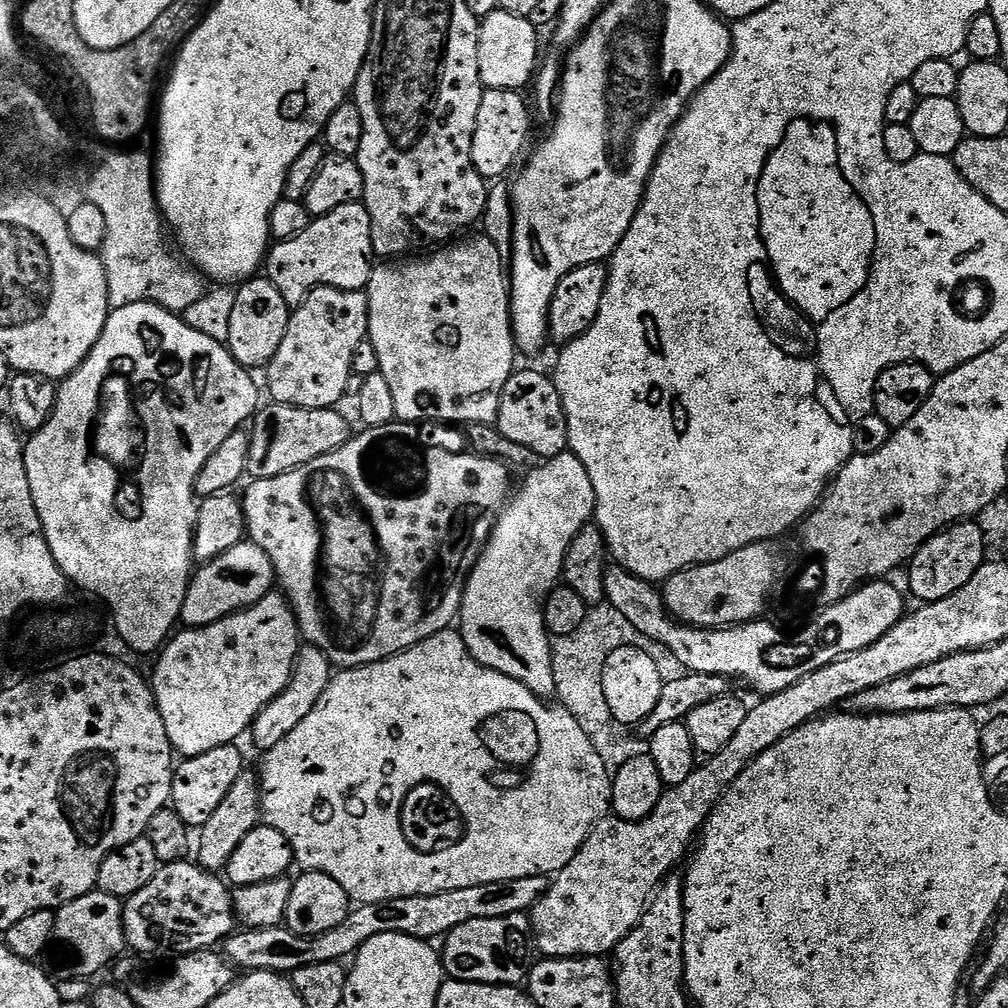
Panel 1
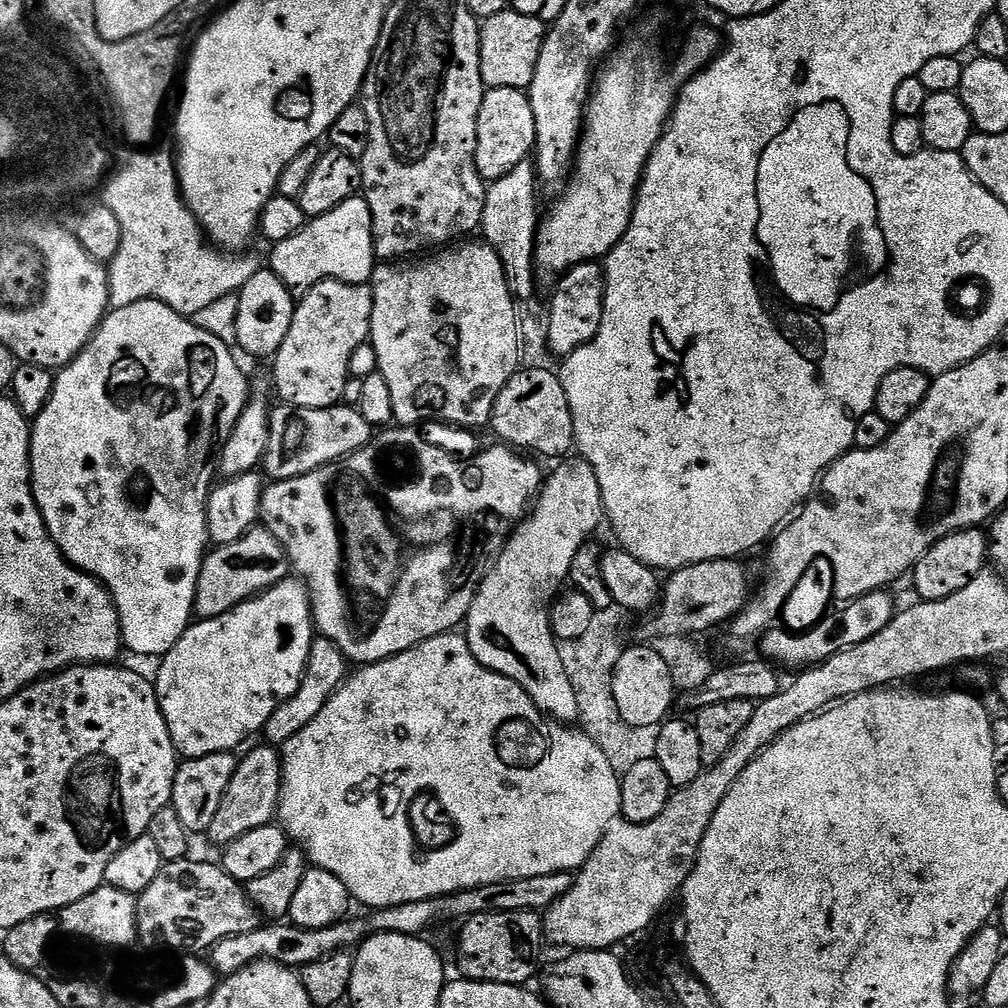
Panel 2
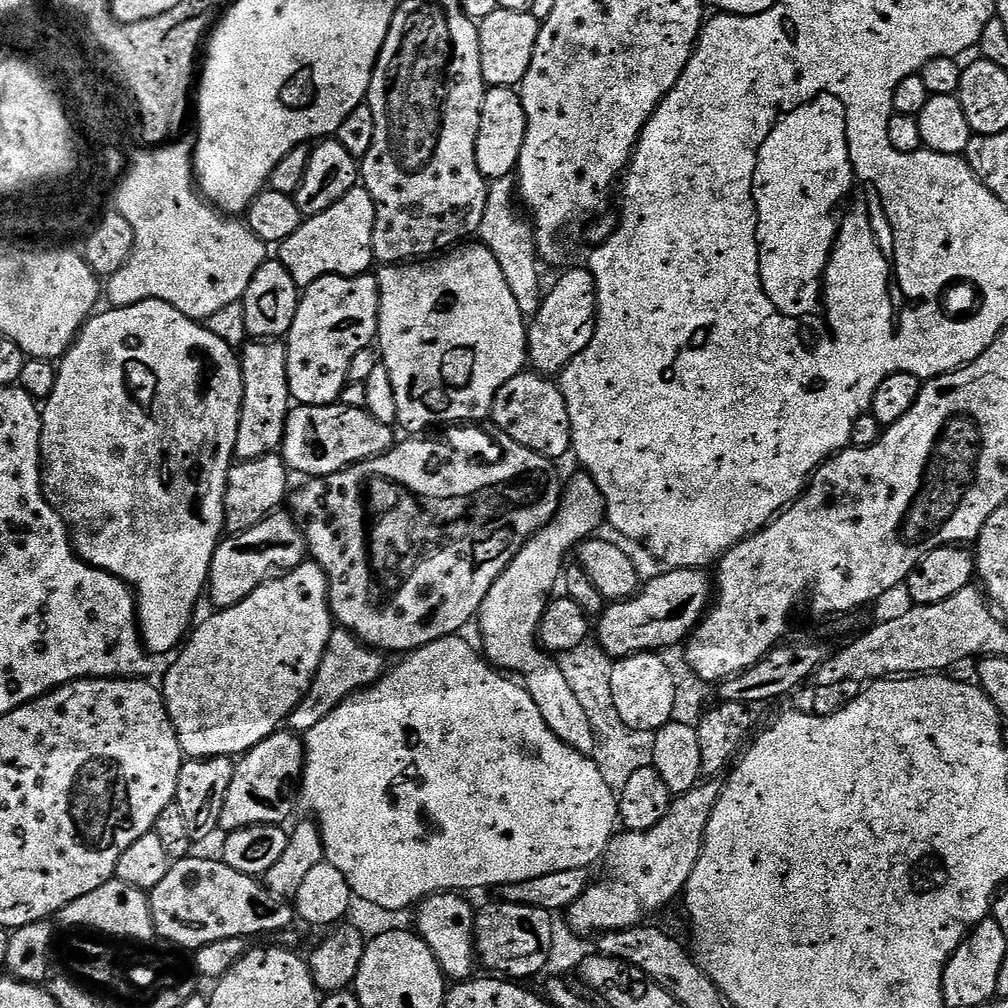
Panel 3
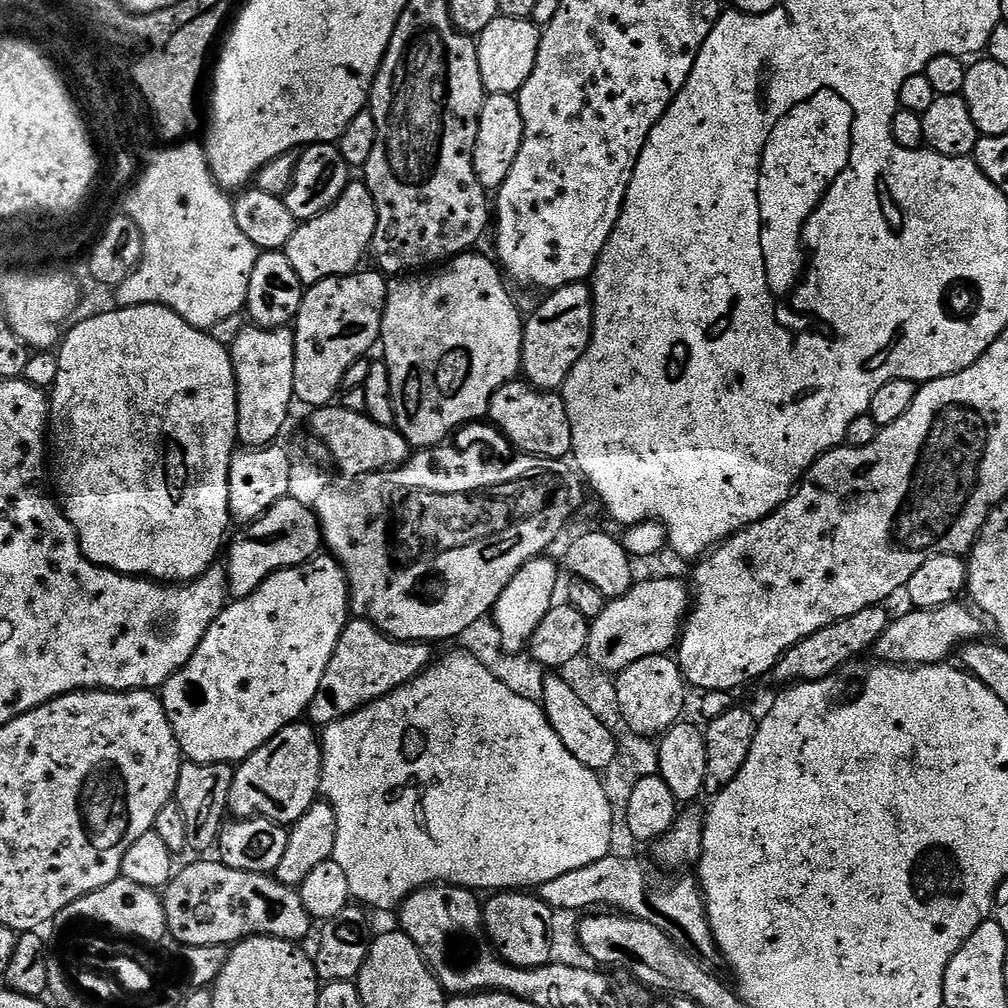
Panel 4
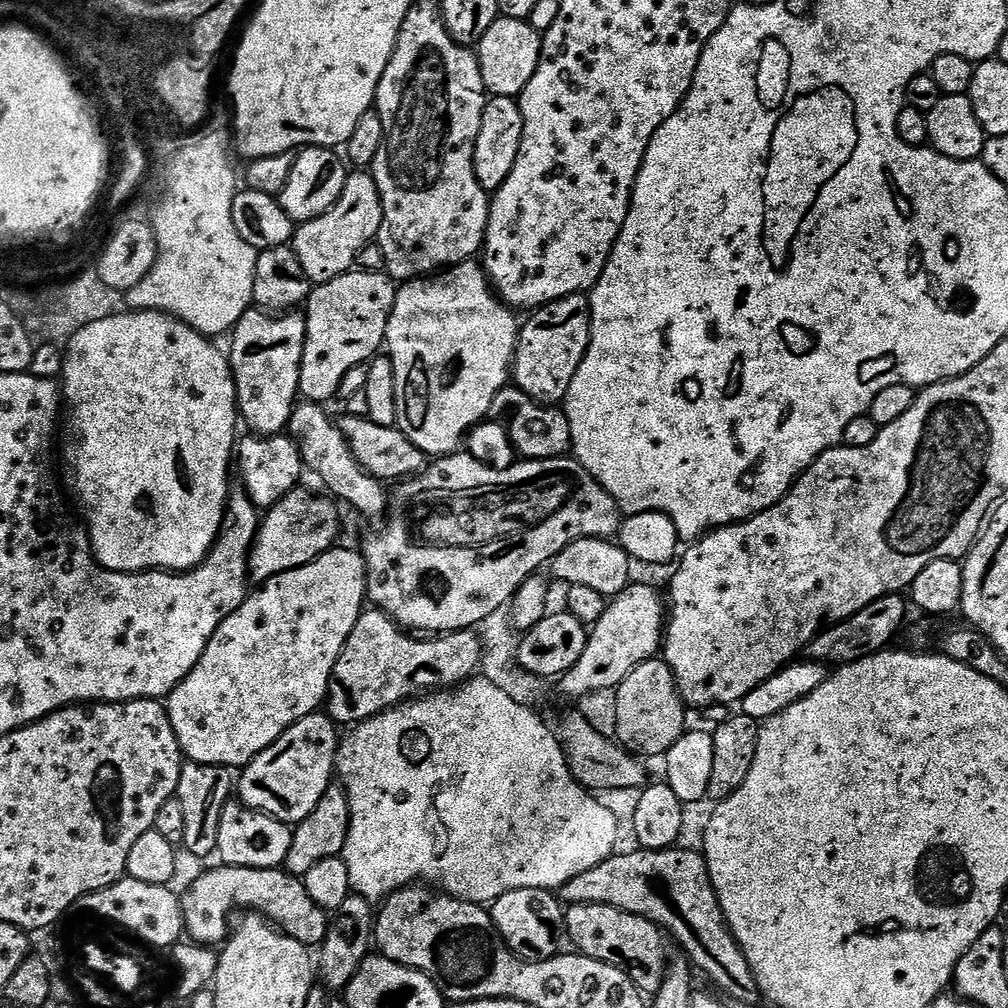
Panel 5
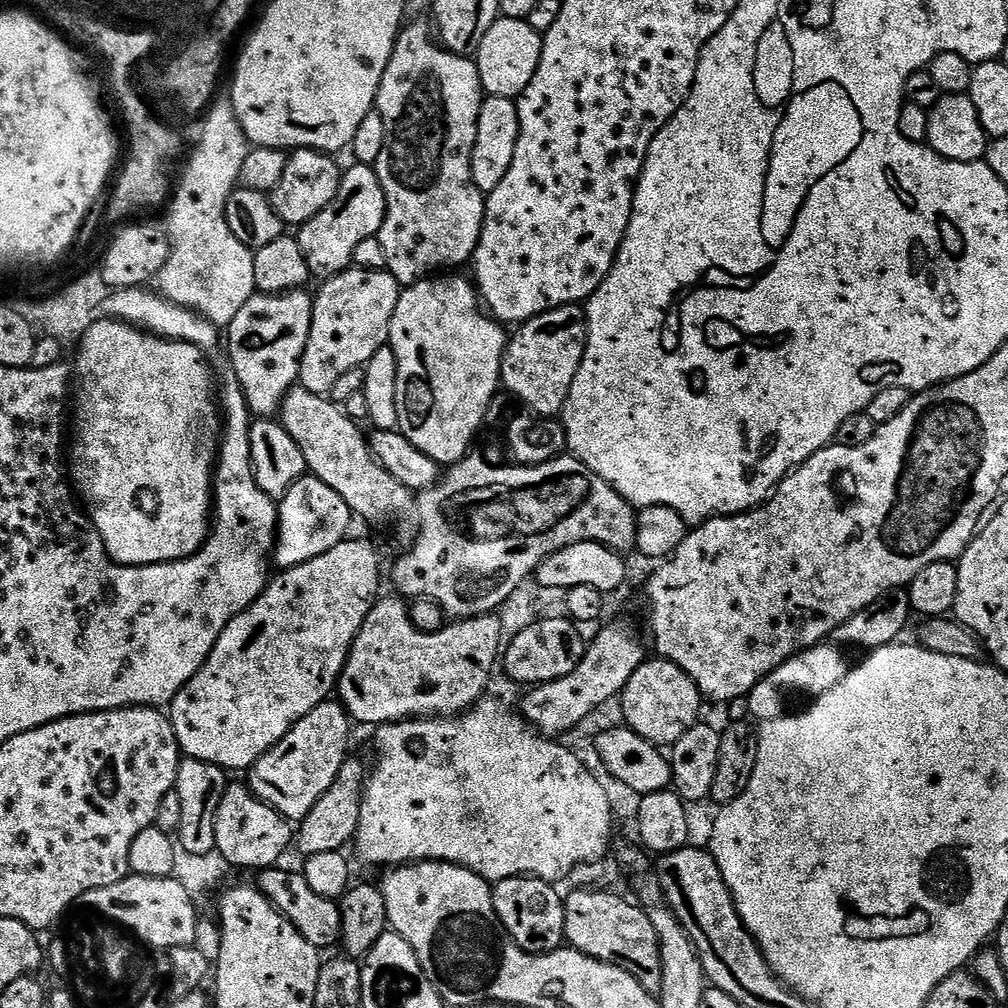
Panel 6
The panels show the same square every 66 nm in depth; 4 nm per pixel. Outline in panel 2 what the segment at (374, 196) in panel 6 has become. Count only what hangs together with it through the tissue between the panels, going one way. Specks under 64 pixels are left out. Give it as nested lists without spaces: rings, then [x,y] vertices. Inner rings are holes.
[[[360,194],[342,202],[342,206],[334,206],[334,210],[330,210],[326,214],[311,217],[305,223],[304,228],[298,230],[298,234],[294,234],[285,240],[275,241],[271,248],[272,264],[270,264],[270,271],[278,278],[282,278],[282,282],[293,294],[309,292],[315,284],[321,284],[324,280],[340,280],[344,284],[368,284],[378,263],[374,238],[372,237],[370,206]]]

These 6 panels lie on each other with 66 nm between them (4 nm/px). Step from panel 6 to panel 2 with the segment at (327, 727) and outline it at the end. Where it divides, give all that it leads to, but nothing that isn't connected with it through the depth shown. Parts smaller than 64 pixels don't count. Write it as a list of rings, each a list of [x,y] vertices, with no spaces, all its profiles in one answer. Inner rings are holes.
[[[275,747],[256,748],[245,760],[241,759],[236,766],[234,778],[230,778],[230,786],[226,786],[226,794],[222,798],[222,806],[218,806],[218,814],[214,814],[214,822],[210,822],[206,833],[219,846],[227,846],[233,840],[242,838],[250,830],[258,830],[262,826],[273,823],[277,819],[280,807],[280,782],[282,779],[282,756]]]

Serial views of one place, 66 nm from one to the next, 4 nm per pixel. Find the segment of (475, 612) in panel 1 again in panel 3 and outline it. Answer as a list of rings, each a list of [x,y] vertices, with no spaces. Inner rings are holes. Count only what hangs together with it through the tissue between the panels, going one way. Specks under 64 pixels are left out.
[[[579,475],[572,481],[567,481],[560,510],[555,518],[528,542],[514,558],[514,562],[510,562],[507,570],[500,575],[498,582],[494,582],[490,594],[480,603],[478,625],[480,624],[480,636],[484,639],[483,655],[497,669],[519,677],[523,687],[534,698],[542,718],[546,718],[546,726],[554,730],[559,740],[584,756],[591,757],[596,751],[595,730],[587,720],[587,713],[582,710],[573,688],[566,682],[559,659],[549,655],[538,639],[544,611],[553,595],[551,592],[555,590],[556,584],[558,588],[561,583],[568,551],[572,547],[573,551],[585,540],[595,537],[599,533],[596,531],[599,530],[600,523],[603,525],[606,520],[604,499],[598,486],[591,476]]]

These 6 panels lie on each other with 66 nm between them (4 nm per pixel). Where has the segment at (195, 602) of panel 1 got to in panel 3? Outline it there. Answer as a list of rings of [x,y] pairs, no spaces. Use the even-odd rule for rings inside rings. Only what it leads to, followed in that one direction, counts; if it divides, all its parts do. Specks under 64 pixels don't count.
[[[280,515],[267,516],[250,530],[228,534],[221,539],[210,562],[206,589],[207,599],[212,599],[213,609],[238,606],[238,602],[250,598],[250,594],[254,594],[258,586],[262,586],[273,576],[291,572],[299,564],[305,563],[306,545],[299,524],[291,515]]]

